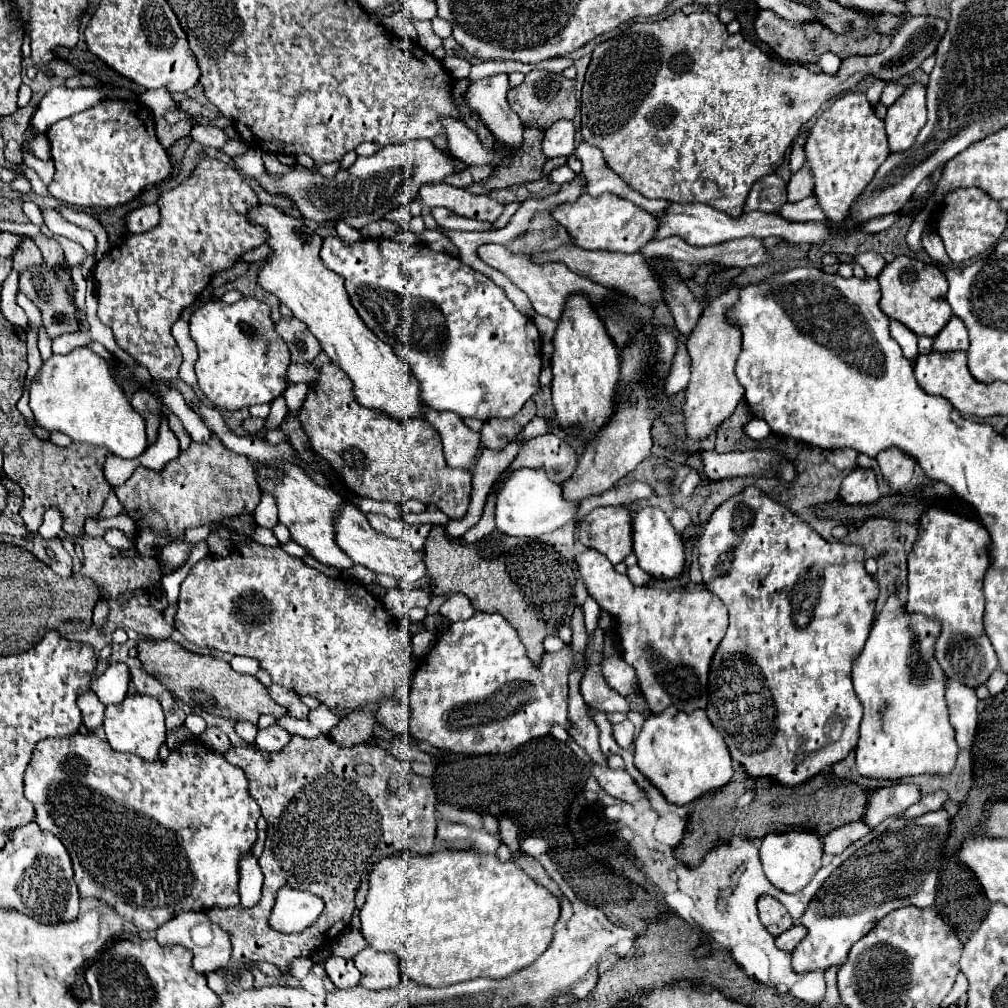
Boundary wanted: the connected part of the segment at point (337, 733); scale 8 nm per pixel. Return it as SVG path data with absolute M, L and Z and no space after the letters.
M352 711L342 723L338 723L329 732L329 735L344 747L352 747L354 743L364 743L370 737L370 715L368 711Z

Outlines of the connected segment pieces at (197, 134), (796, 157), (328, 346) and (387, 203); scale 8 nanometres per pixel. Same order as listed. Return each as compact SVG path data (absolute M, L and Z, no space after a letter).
M198 125L192 129L192 139L200 141L206 147L214 147L214 149L222 149L228 141L228 135L224 129L214 127L214 125Z
M806 133L804 135L800 135L798 137L798 141L796 141L796 145L794 145L794 149L792 149L792 153L790 153L790 163L788 163L788 169L790 169L790 173L794 175L804 163L802 163L802 141L806 139Z
M272 205L252 207L248 211L248 221L268 233L266 245L272 249L258 271L258 285L308 325L318 337L324 353L352 379L358 403L402 421L420 417L418 383L414 383L410 367L406 367L406 363L402 363L402 359L364 325L364 321L360 321L346 295L344 279L320 263L318 253L322 237L300 217L286 215Z
M430 139L386 145L370 157L358 157L350 171L340 169L334 179L324 179L318 171L314 173L310 169L300 169L300 167L296 167L294 171L286 173L280 179L274 179L266 173L262 165L262 153L254 149L250 149L242 157L234 157L234 161L246 175L260 181L268 193L284 193L292 197L292 201L296 203L296 207L304 217L318 223L344 219L344 223L354 229L378 221L386 215L386 211L412 201L422 183L438 183L458 173L454 165L458 163L458 159L454 157L450 159L450 155L434 147Z

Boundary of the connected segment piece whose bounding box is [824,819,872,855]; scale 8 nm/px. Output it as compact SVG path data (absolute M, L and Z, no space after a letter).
M862 819L854 821L854 823L846 823L846 825L830 831L824 837L824 853L828 853L828 855L840 855L844 849L848 849L858 839L866 837L870 831L872 829Z

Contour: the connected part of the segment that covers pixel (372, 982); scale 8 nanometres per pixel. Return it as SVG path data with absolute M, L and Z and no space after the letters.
M366 947L352 961L362 973L360 985L366 989L390 989L402 979L400 959L396 953L378 953L372 947Z

